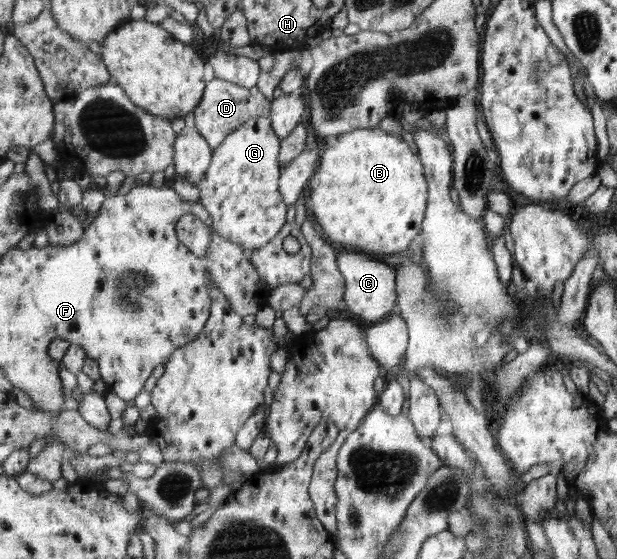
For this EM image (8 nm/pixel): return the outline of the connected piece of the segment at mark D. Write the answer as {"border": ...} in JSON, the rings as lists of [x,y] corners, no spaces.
{"border":[[[217,76],[206,83],[204,99],[194,111],[197,130],[209,142],[213,150],[219,148],[229,134],[236,132],[241,125],[253,118],[270,118],[272,103],[267,102],[265,94],[255,85],[253,88],[235,84]]]}

